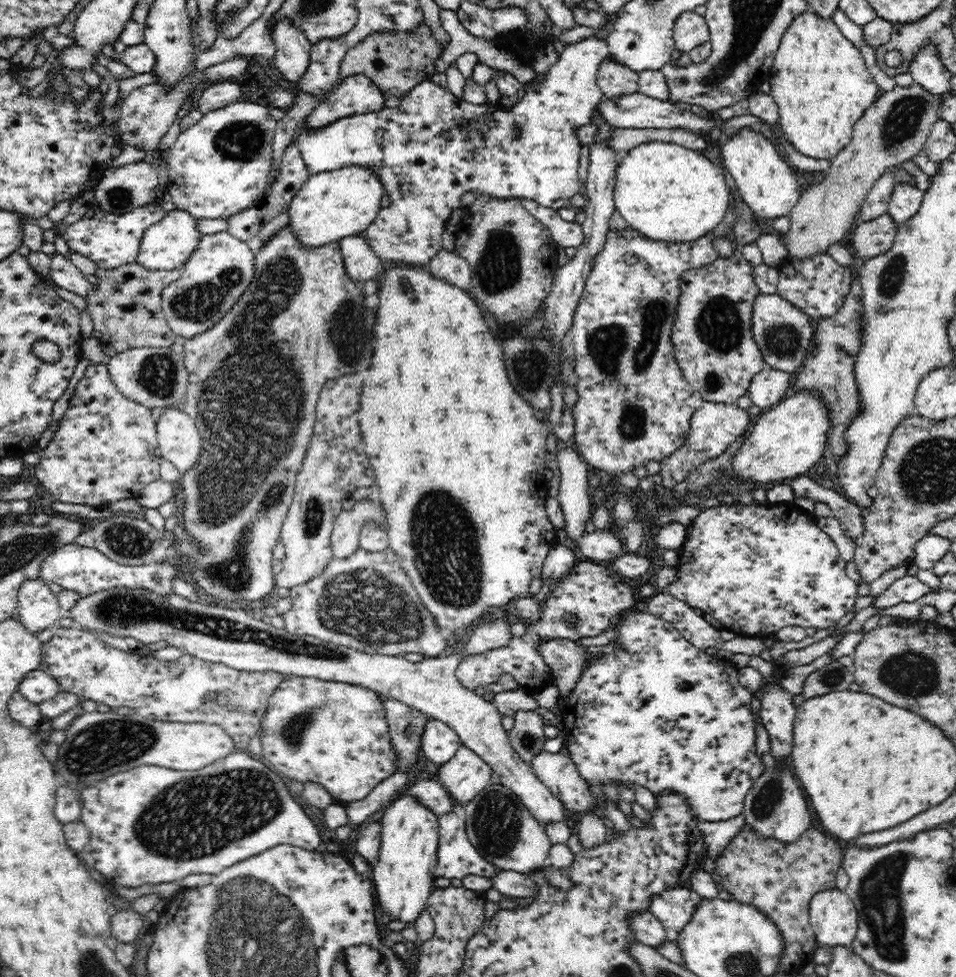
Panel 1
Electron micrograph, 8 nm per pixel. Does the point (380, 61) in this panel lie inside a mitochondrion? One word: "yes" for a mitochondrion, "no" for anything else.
yes

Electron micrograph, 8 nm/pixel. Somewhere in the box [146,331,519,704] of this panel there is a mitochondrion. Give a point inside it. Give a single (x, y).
(450, 569)

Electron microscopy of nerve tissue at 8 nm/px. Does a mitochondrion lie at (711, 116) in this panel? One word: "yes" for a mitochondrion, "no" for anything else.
no

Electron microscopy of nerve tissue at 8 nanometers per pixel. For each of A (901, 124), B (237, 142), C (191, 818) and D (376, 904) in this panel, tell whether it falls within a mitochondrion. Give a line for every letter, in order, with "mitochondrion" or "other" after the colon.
A: mitochondrion
B: mitochondrion
C: mitochondrion
D: other

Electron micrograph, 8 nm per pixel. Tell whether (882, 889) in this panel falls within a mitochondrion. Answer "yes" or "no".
yes

